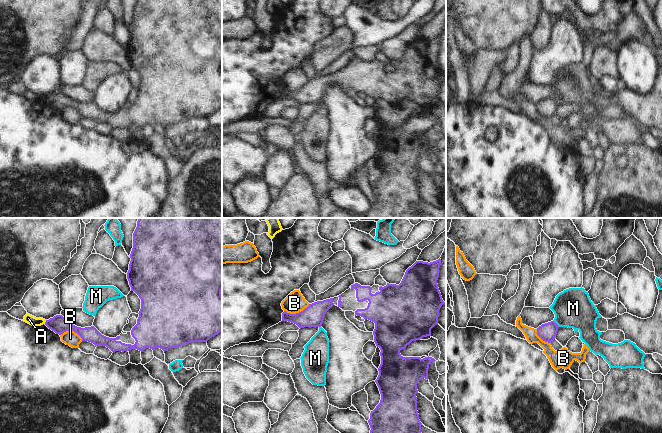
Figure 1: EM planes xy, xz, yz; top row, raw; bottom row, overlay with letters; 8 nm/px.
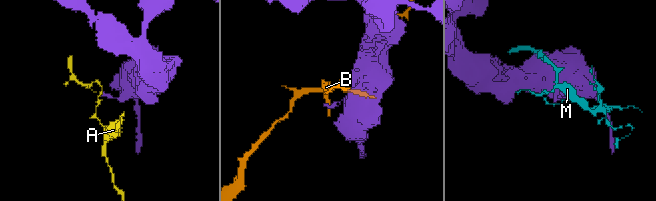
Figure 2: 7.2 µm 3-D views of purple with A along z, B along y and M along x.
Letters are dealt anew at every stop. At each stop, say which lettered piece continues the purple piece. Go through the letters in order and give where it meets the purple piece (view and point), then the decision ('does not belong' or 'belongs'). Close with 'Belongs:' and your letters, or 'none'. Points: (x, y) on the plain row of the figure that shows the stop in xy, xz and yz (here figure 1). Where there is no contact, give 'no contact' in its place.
A: contact xy (45, 98); does not belong
B: contact xz (296, 89); does not belong
M: contact yz (555, 99); does not belong
Belongs: none

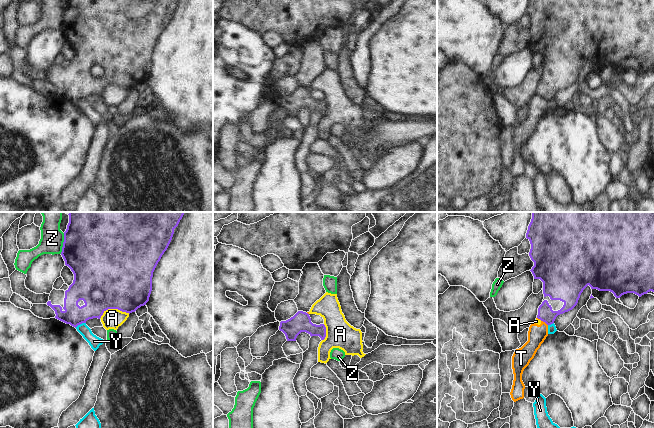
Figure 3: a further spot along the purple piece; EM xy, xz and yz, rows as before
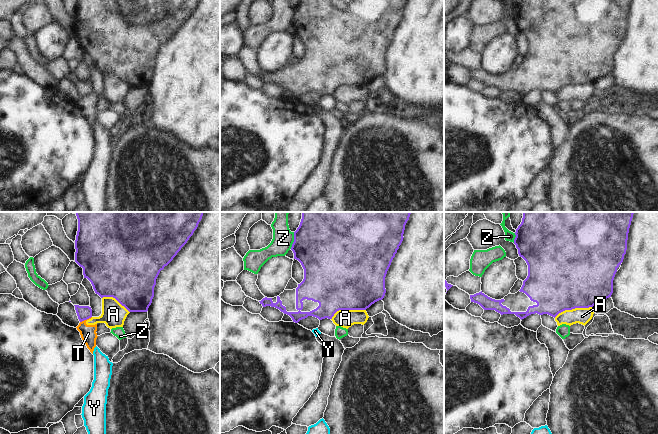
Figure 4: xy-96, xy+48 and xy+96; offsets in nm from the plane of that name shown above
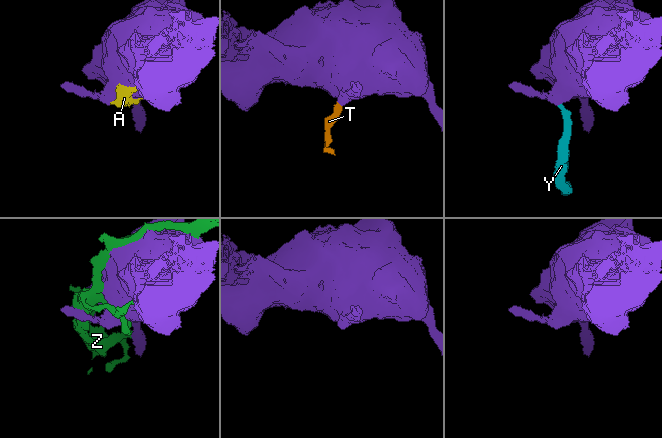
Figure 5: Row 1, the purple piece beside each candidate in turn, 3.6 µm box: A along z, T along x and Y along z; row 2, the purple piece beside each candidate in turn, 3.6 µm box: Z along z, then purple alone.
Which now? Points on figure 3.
A: contact xy (113, 84); does not belong
T: contact yz (542, 96); does not belong
Y: contact xy (80, 99); does not belong
Z: contact xy (63, 19); does not belong
Belongs: none

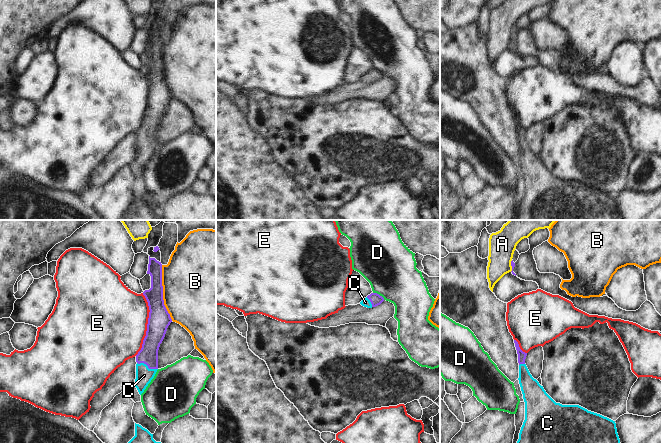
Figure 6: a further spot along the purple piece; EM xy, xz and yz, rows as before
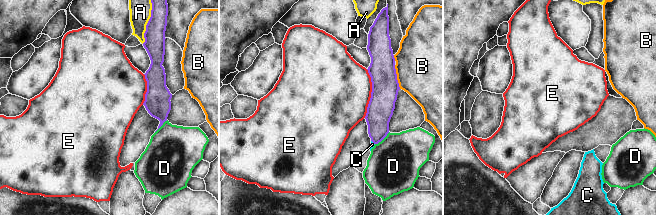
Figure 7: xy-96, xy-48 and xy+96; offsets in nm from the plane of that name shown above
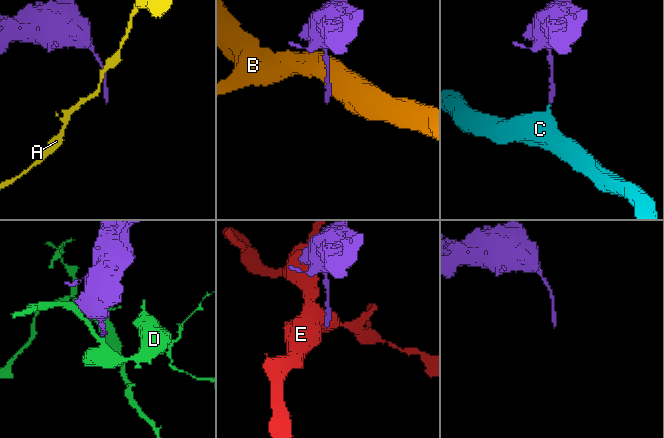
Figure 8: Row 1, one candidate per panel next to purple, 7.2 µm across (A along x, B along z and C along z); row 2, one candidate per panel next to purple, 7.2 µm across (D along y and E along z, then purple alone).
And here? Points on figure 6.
A: contact yz (511, 41); does not belong
B: contact xy (162, 69); does not belong
C: contact xy (147, 141); belongs
D: contact xz (379, 71); does not belong
E: contact xy (147, 100); does not belong
Belongs: C

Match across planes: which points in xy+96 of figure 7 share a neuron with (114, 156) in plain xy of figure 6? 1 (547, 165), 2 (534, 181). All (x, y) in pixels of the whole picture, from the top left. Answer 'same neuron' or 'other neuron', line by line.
1: same neuron
2: same neuron

